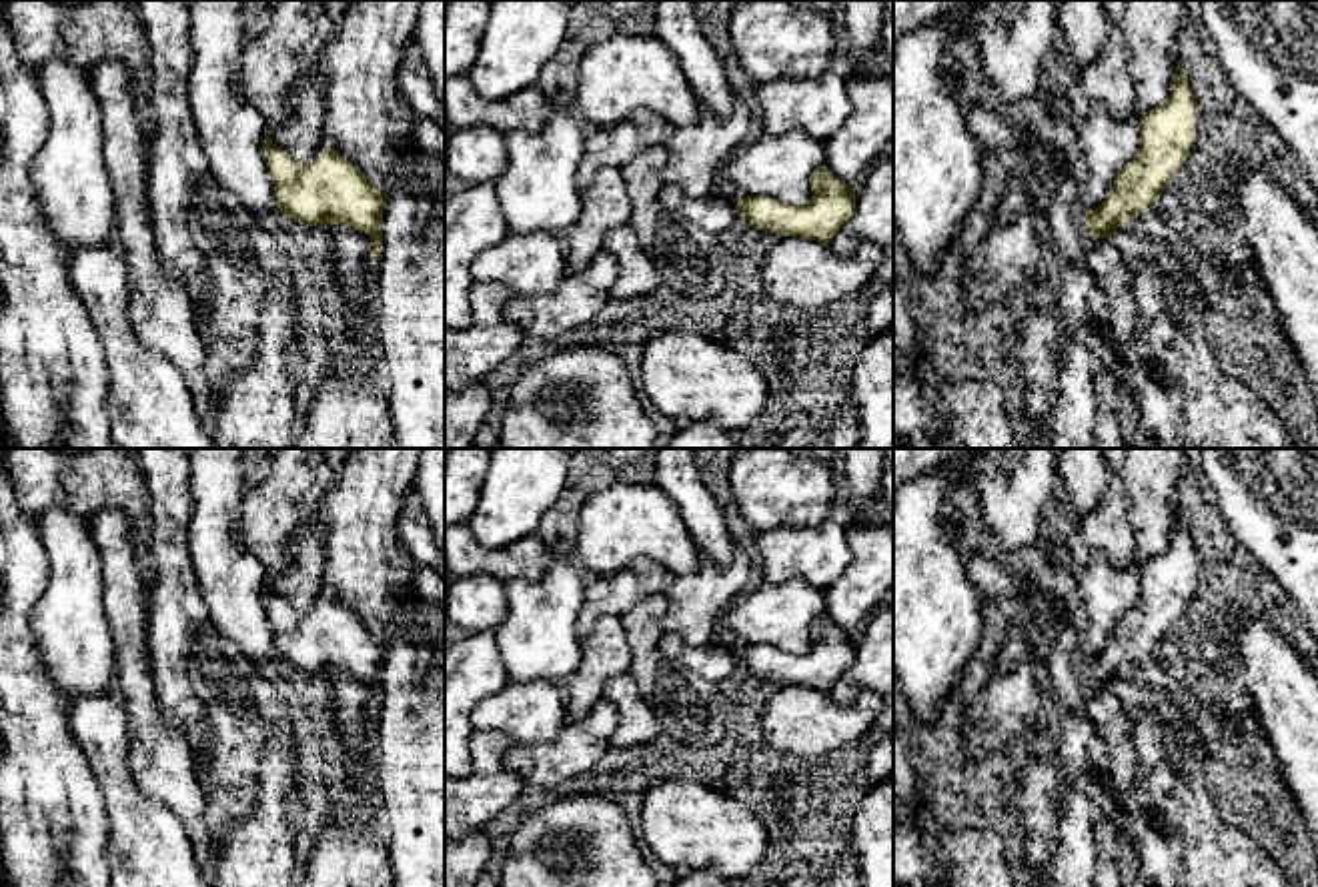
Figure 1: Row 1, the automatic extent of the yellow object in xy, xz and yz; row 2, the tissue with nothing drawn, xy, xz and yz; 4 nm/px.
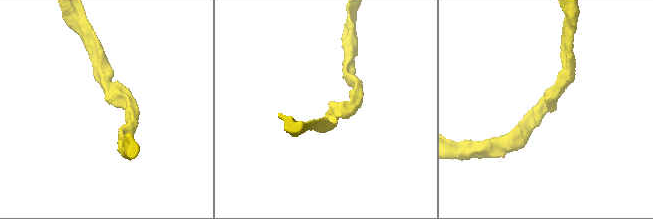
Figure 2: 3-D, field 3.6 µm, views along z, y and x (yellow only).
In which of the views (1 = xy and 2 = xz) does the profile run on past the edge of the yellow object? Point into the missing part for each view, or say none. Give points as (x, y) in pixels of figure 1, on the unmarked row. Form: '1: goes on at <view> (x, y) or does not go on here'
1: does not go on here
2: does not go on here

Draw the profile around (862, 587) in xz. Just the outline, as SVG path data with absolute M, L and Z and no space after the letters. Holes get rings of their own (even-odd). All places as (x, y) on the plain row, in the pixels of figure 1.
M885 517L847 525L851 551L847 569L823 589L825 615L855 635L893 589L893 527Z

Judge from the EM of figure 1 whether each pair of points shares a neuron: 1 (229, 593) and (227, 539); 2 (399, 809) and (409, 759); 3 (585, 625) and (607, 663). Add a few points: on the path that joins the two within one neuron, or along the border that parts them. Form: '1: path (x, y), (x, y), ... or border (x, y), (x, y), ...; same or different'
1: path (229, 579), (227, 553); same
2: path (409, 797), (409, 771); same
3: border (619, 615), (603, 615), (581, 639); different

